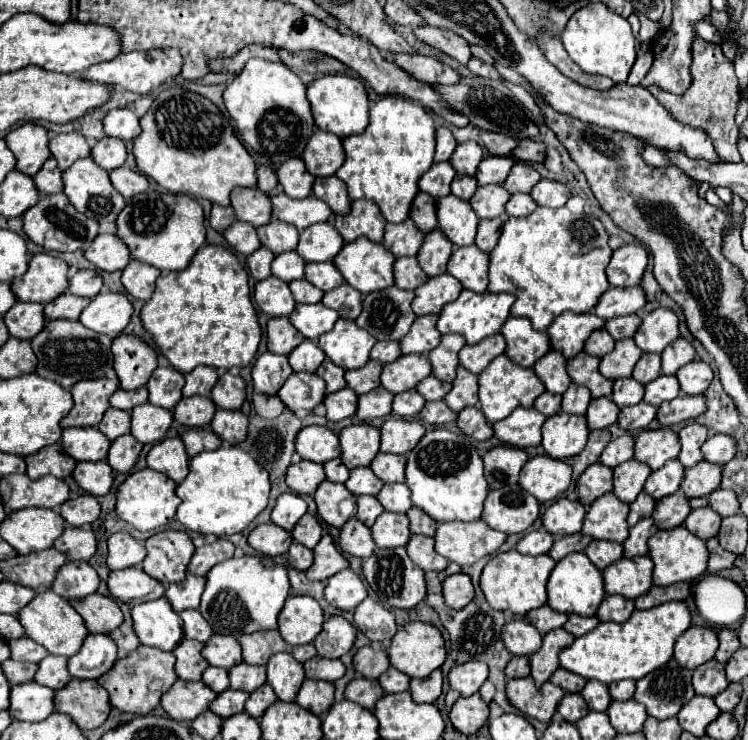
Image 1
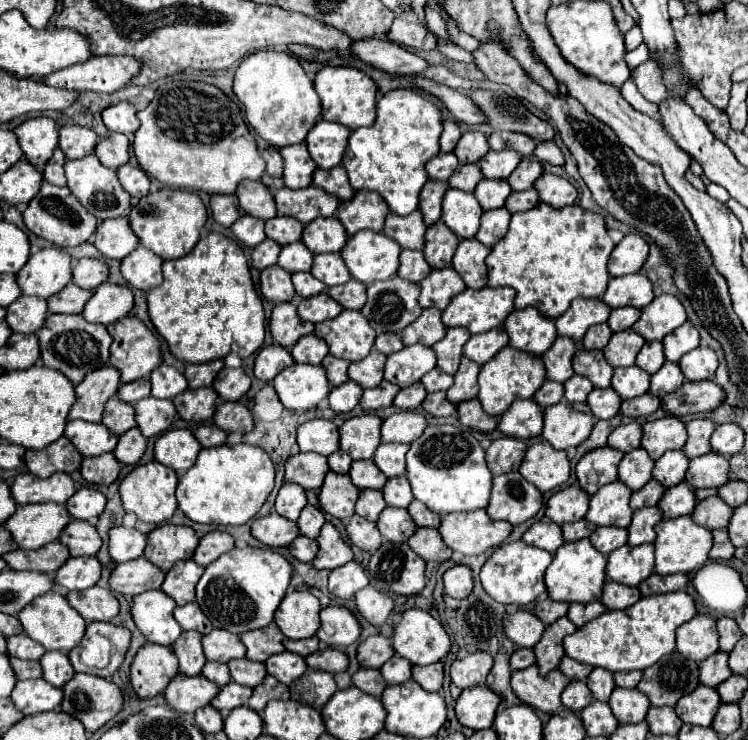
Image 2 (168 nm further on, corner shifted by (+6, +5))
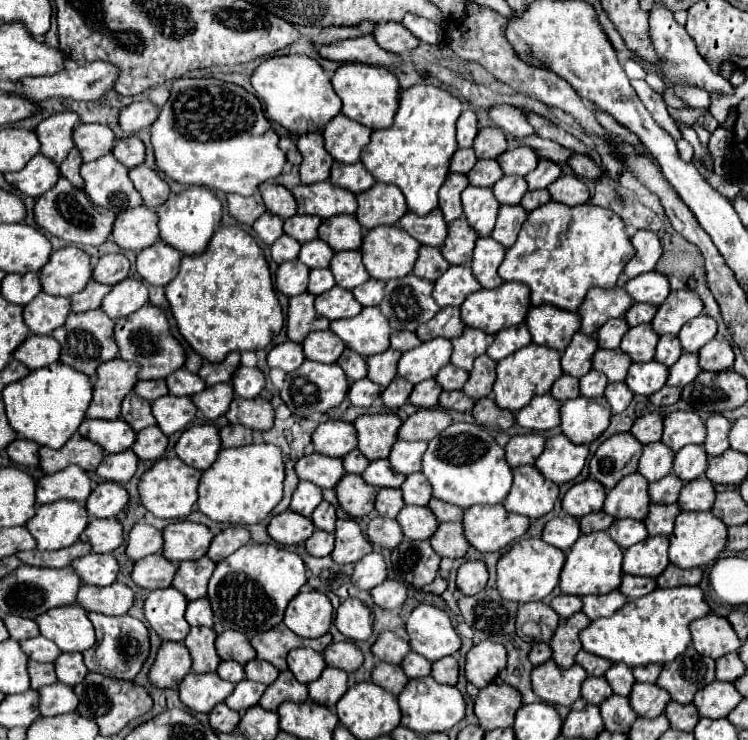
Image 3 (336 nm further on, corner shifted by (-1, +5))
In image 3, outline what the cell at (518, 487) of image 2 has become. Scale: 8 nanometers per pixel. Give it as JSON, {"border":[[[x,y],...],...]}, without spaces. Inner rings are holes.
{"border":[[[519,466],[513,470],[513,486],[503,500],[503,506],[507,512],[535,520],[553,510],[557,494],[559,486],[547,482],[535,466]]]}

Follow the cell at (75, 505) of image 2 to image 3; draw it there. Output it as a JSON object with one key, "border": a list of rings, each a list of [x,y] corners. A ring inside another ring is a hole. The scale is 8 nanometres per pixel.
{"border":[[[103,482],[91,492],[85,508],[89,518],[115,518],[125,508],[127,498],[125,488],[117,486],[117,482]]]}

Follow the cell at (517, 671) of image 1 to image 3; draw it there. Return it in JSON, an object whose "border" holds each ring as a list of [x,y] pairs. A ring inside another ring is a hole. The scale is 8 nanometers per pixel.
{"border":[[[535,644],[535,646],[531,648],[531,652],[529,652],[529,660],[531,660],[533,666],[539,666],[539,664],[547,662],[549,658],[551,658],[551,648],[549,648],[549,644]]]}

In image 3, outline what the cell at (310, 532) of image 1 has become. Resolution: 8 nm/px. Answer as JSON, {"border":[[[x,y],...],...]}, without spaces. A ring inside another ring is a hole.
{"border":[[[321,502],[321,504],[315,508],[315,512],[311,514],[311,520],[313,520],[315,528],[325,530],[325,532],[333,532],[333,530],[335,530],[335,520],[337,520],[333,504]]]}

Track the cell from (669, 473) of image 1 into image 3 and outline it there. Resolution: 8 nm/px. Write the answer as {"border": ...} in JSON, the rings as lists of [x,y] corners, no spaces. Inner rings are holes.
{"border":[[[685,446],[675,454],[673,460],[673,474],[681,478],[683,482],[691,482],[699,476],[703,476],[703,470],[707,468],[707,454],[703,454],[701,446]]]}

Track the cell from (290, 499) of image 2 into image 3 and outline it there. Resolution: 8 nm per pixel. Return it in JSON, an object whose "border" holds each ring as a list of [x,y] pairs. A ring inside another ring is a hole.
{"border":[[[299,482],[299,486],[297,486],[297,490],[293,492],[293,498],[291,498],[291,510],[293,512],[297,512],[297,514],[301,514],[301,516],[309,516],[315,508],[317,508],[317,504],[323,500],[323,496],[321,496],[321,488],[319,486],[315,486],[315,484],[311,484],[311,482]]]}

